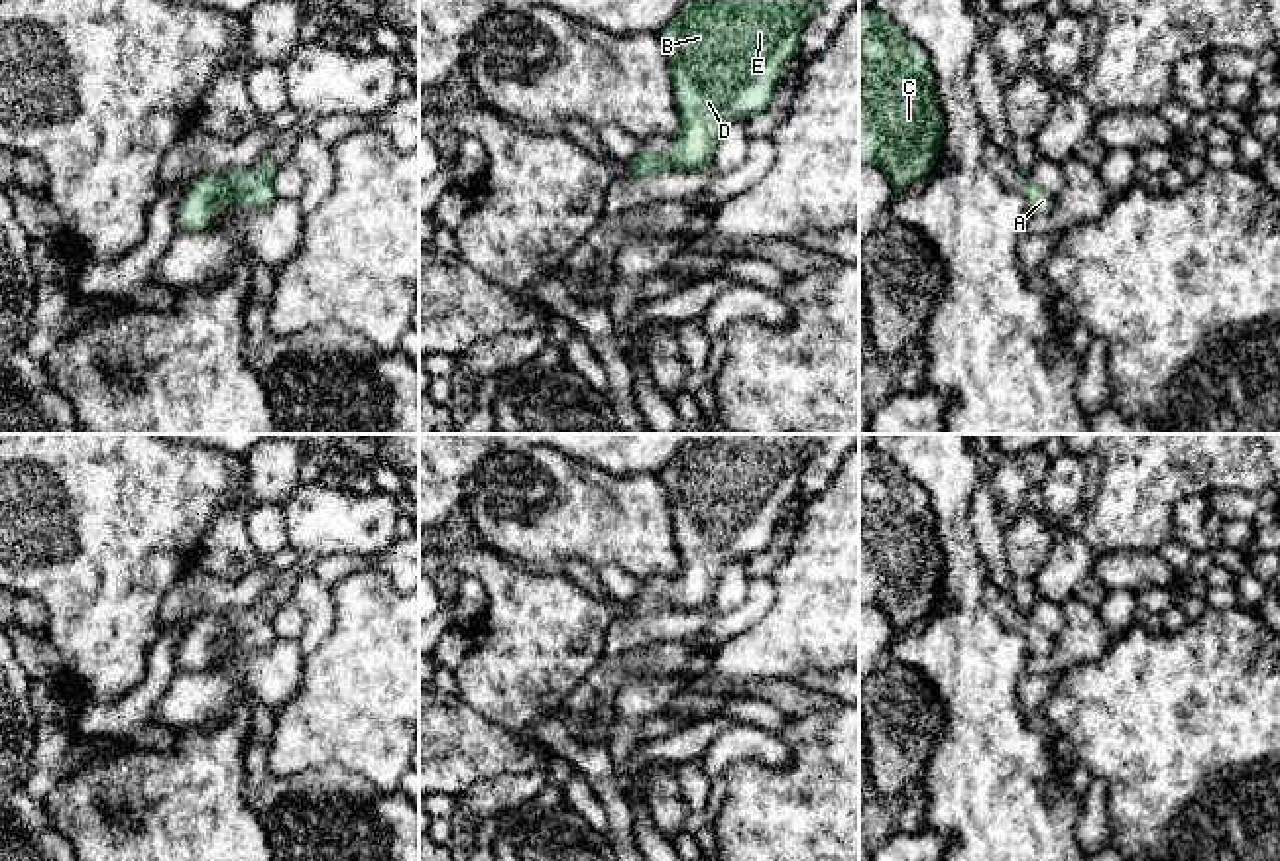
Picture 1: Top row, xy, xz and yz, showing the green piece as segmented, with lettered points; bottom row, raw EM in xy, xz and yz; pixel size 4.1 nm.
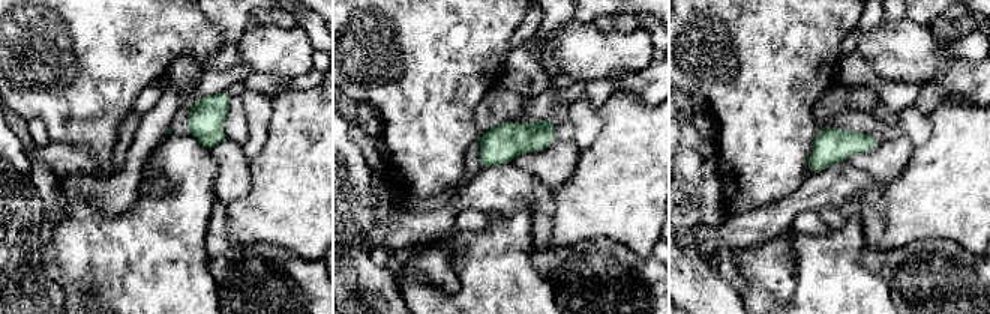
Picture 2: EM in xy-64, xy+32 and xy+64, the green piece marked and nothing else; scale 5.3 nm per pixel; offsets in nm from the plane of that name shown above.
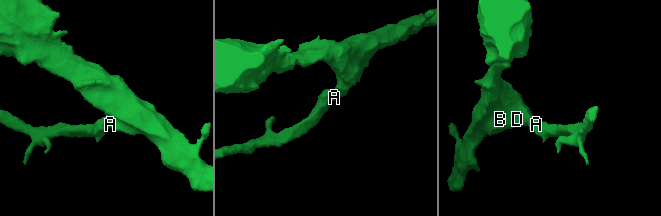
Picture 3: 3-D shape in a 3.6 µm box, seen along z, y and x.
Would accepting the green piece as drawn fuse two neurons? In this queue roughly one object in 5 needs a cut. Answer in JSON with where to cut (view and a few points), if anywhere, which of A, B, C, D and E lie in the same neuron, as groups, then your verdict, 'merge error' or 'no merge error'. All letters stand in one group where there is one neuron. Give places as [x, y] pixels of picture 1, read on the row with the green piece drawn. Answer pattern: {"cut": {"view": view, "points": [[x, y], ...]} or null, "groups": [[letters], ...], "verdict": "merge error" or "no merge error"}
{"cut": null, "groups": [["A", "B", "C", "D", "E"]], "verdict": "no merge error"}

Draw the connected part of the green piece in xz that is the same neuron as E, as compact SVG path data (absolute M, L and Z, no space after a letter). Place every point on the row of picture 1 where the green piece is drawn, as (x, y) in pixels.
M688 0L659 31L667 49L674 106L680 130L669 140L663 157L643 145L625 177L637 179L667 169L706 171L724 128L763 116L773 98L781 69L800 55L800 31L828 0Z

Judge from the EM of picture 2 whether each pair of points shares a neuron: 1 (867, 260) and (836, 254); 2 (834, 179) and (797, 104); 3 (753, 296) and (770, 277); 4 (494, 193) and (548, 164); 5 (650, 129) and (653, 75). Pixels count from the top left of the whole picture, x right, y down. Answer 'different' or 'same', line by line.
1: different
2: different
3: different
4: different
5: different

